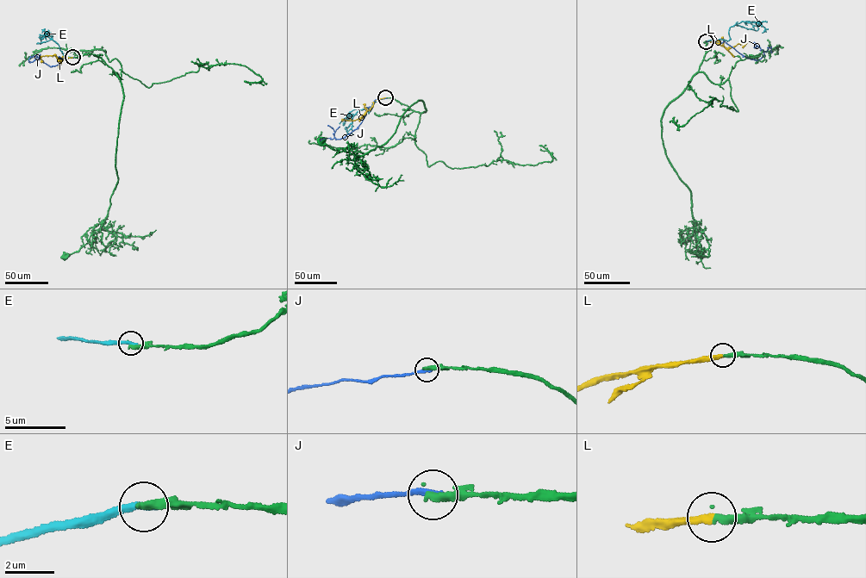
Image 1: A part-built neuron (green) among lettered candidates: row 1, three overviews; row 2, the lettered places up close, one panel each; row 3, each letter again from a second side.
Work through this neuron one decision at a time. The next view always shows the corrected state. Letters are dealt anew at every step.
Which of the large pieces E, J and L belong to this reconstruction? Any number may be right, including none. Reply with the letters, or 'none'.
L

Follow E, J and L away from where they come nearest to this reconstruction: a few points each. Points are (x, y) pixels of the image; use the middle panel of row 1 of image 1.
E: (385, 98), (375, 102), (369, 112), (367, 108), (356, 113), (352, 127), (347, 132), (351, 133)
J: (386, 98), (376, 99), (366, 108), (361, 123), (344, 138), (320, 140)
L: (385, 97), (376, 99), (362, 118), (350, 121), (342, 121), (341, 119)

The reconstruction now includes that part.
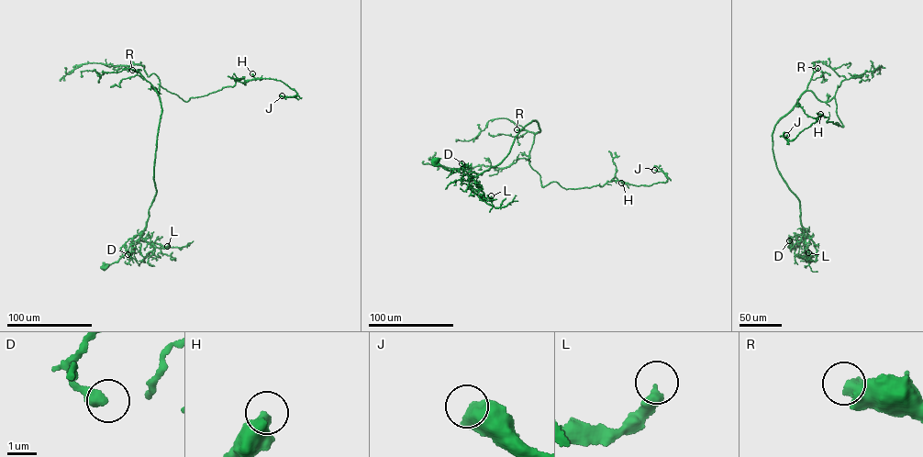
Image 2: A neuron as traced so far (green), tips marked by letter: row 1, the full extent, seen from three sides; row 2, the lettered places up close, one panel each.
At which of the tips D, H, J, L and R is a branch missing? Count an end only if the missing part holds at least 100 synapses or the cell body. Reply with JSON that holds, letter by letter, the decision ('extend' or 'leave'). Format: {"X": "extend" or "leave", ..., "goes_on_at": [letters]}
{"D": "leave", "H": "leave", "J": "leave", "L": "leave", "R": "extend", "goes_on_at": ["R"]}

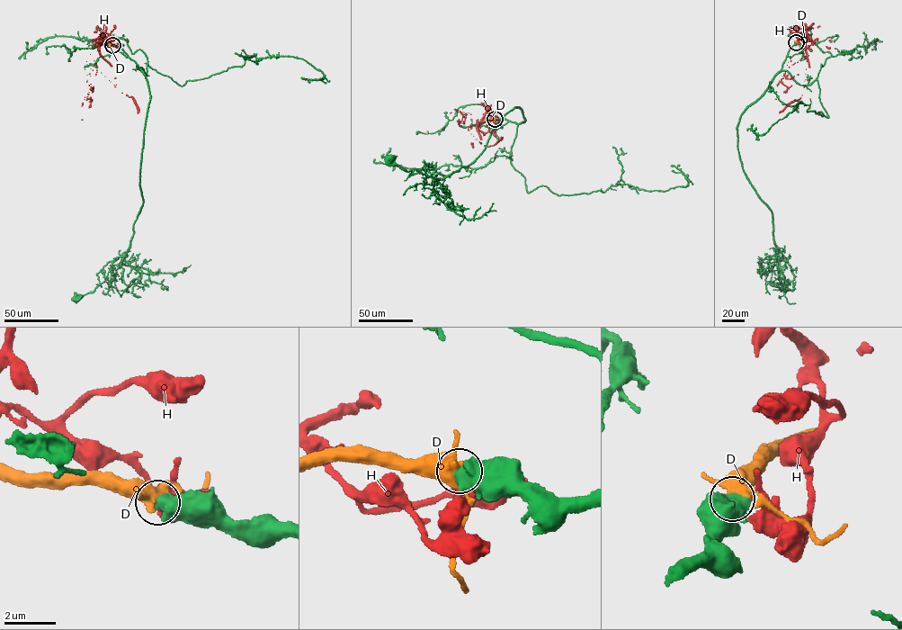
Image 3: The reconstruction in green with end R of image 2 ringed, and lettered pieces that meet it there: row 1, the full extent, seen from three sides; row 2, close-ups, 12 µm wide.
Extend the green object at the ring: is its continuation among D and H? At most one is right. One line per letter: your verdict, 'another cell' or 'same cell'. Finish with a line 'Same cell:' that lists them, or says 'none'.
D: same cell
H: another cell
Same cell: D

